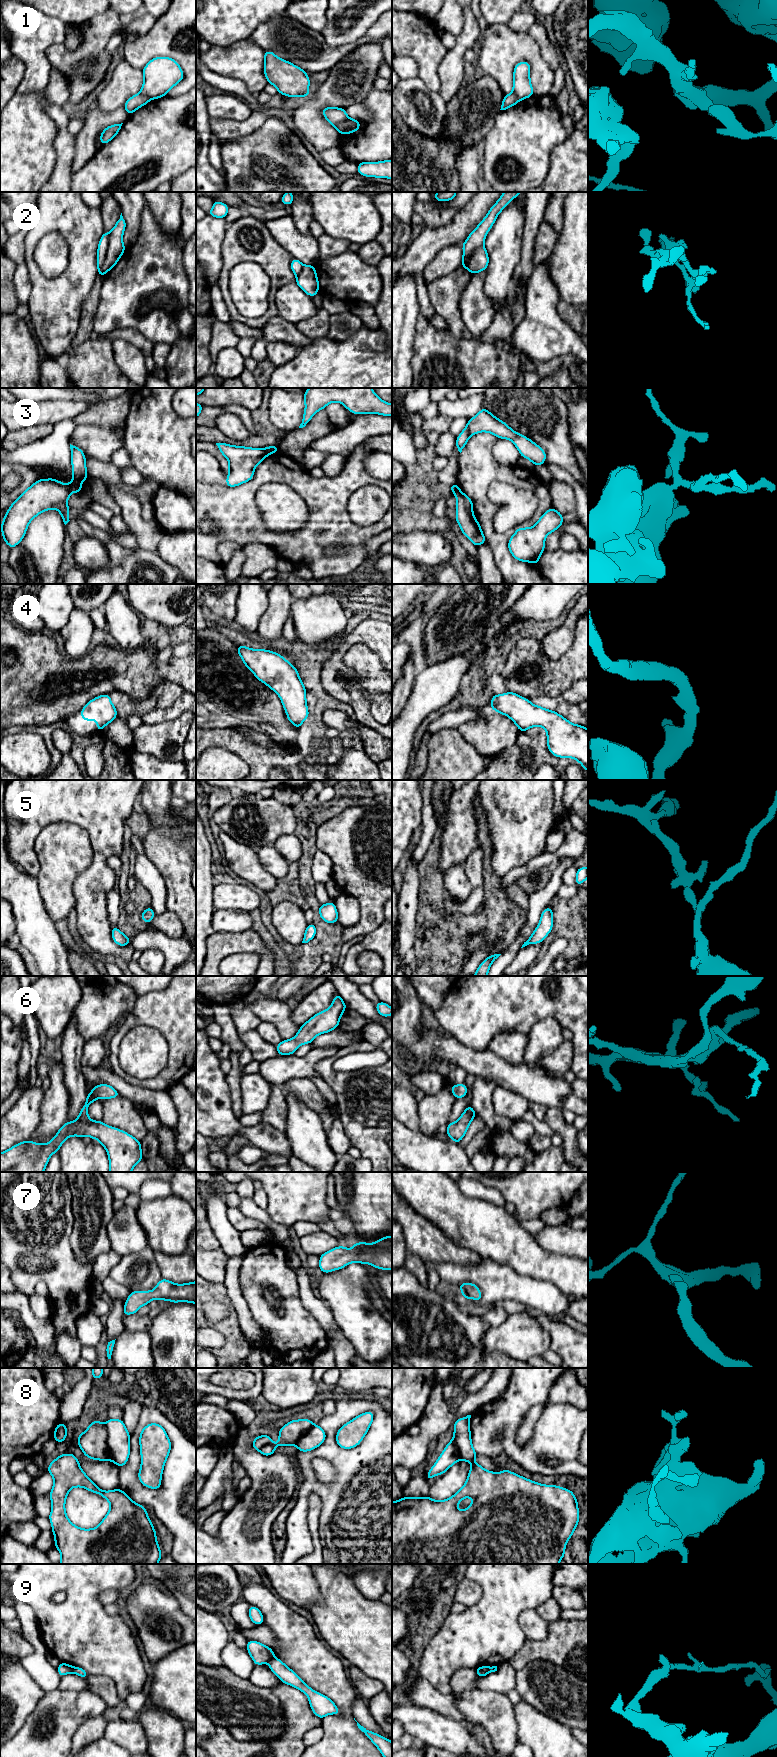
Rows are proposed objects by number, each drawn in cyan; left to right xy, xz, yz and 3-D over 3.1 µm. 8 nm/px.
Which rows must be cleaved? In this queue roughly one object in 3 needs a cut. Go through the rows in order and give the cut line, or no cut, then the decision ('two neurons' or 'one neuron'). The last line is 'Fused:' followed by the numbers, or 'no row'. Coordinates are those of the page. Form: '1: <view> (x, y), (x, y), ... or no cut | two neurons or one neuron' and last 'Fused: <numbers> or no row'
1: xz (347, 117), (335, 126) | two neurons
2: xy (109, 233), (105, 259), (98, 268) | two neurons
3: xy (67, 485), (71, 492) | two neurons
4: no cut | one neuron
5: no cut | one neuron
6: no cut | one neuron
7: no cut | one neuron
8: xy (105, 1425), (107, 1451), (111, 1460) | two neurons
9: xz (274, 1657), (268, 1662) | two neurons
Fused: 1, 2, 3, 8, 9

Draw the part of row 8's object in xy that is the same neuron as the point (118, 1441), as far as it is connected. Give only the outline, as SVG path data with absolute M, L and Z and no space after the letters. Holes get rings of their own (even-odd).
M108 1418L106 1430L108 1433L107 1447L111 1461L120 1468L127 1463L130 1455L130 1434L122 1419Z

